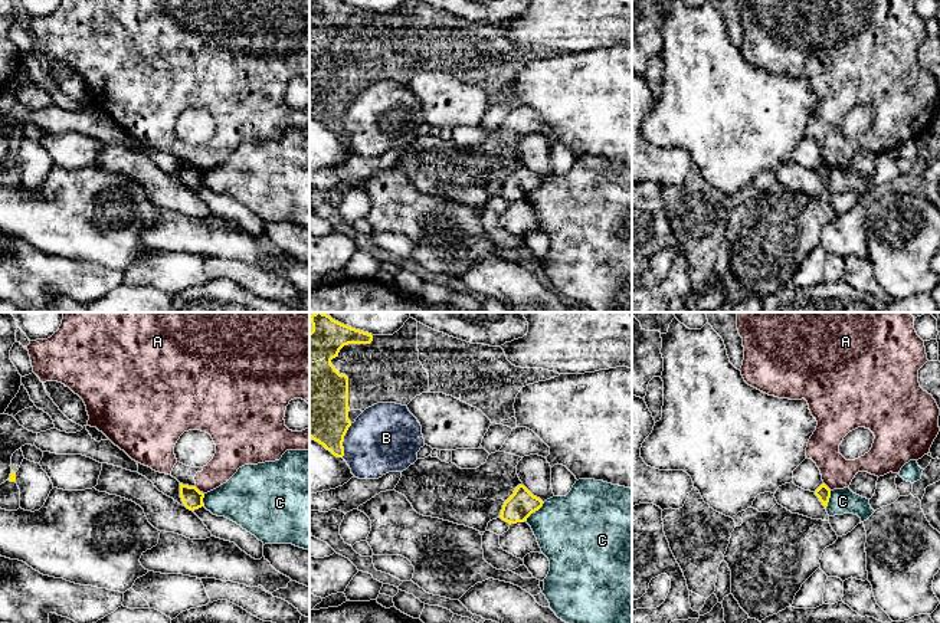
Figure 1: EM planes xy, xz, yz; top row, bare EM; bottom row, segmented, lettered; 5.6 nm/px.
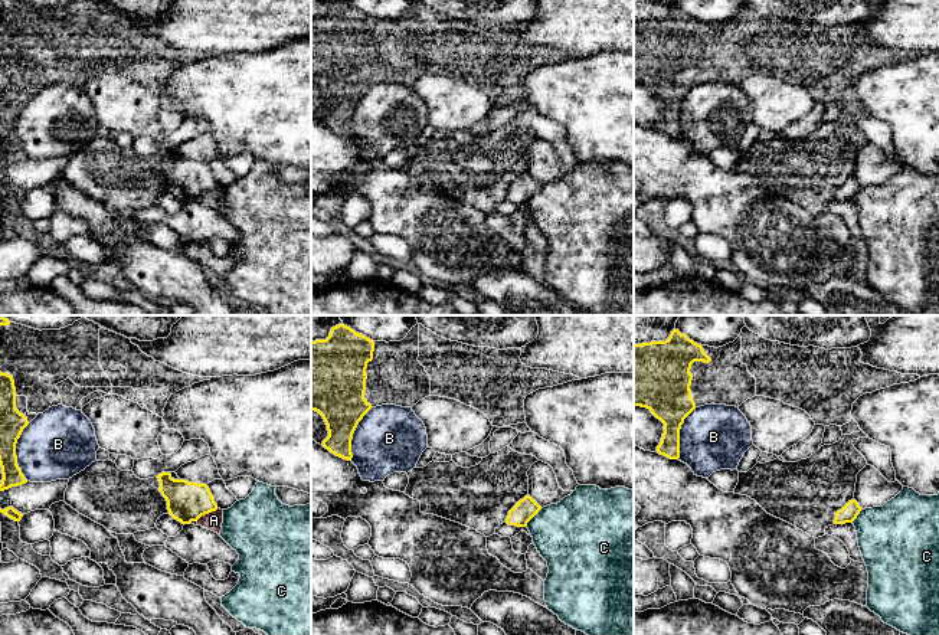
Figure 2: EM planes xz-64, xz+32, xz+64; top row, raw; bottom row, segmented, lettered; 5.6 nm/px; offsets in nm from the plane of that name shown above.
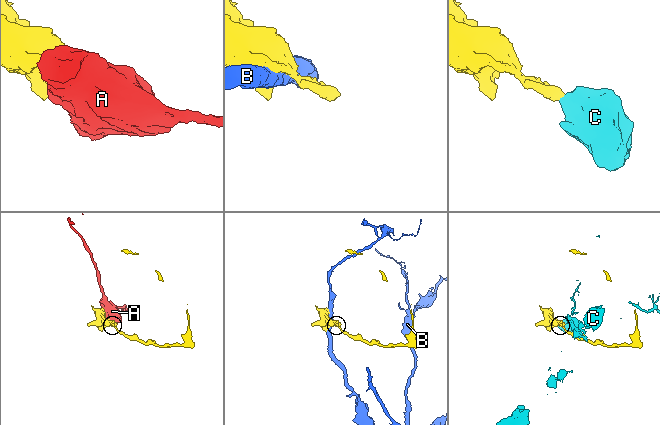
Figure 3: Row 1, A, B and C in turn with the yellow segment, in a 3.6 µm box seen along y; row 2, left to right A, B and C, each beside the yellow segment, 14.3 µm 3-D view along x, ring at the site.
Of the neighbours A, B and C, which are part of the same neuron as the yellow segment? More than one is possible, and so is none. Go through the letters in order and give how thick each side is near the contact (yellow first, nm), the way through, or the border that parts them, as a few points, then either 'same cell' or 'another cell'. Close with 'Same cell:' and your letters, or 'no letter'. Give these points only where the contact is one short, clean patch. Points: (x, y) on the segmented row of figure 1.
A: calibres 120 and 160 nm; another cell
B: calibres 360 and 380 nm; another cell
C: calibres 160 and 420 nm; border xz (544, 502), (526, 521); another cell
Same cell: no letter

